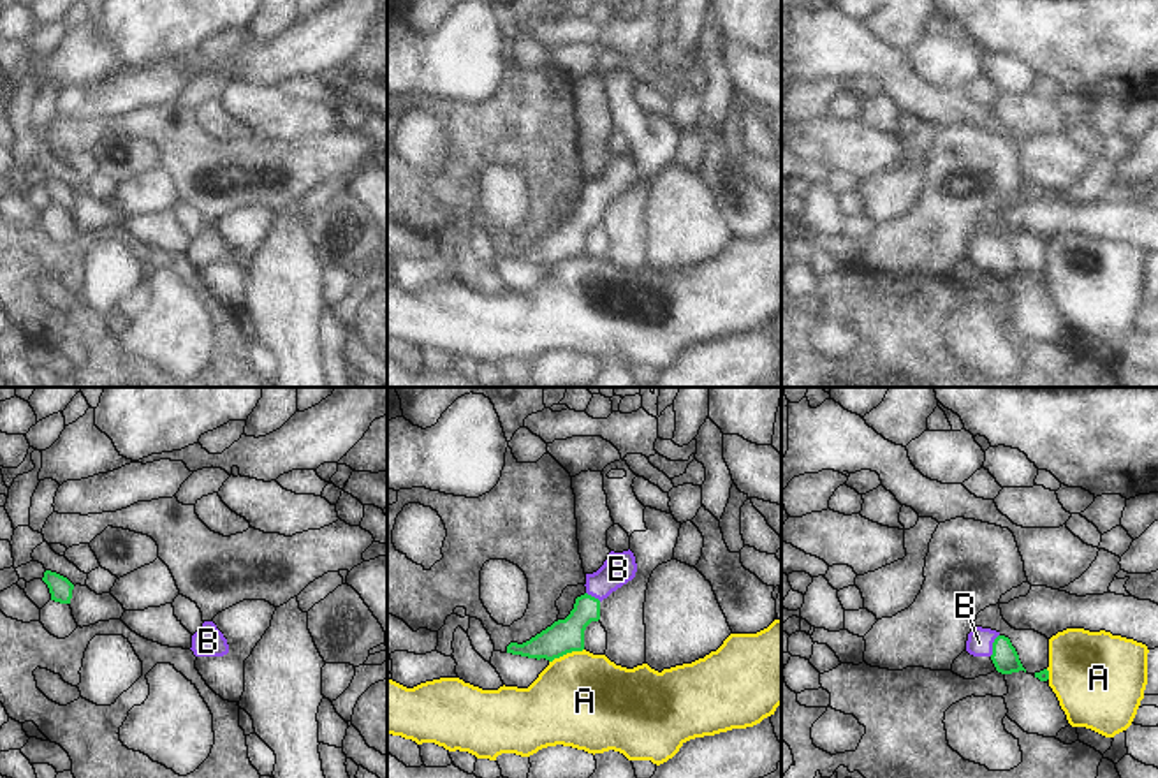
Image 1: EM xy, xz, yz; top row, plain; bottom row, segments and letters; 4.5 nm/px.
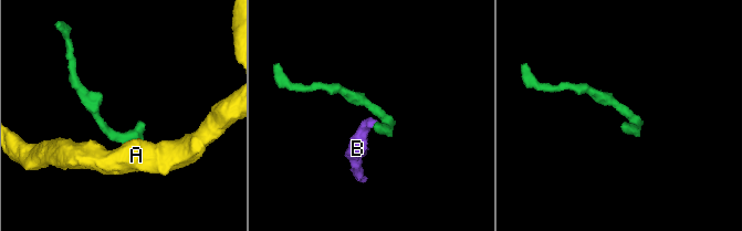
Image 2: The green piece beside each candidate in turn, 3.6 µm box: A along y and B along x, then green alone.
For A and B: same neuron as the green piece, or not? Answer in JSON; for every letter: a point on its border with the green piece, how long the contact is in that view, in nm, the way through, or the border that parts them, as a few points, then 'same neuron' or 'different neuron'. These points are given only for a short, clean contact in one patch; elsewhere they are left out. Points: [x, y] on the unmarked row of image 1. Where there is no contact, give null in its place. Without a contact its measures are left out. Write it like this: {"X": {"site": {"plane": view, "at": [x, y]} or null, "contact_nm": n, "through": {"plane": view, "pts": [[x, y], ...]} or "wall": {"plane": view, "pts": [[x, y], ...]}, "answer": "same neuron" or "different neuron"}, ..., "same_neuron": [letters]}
{"A": {"site": {"plane": "xz", "at": [565, 259]}, "contact_nm": 170, "wall": {"plane": "xz", "pts": [[583, 254], [567, 257], [549, 268]]}, "answer": "different neuron"}, "B": {"site": {"plane": "yz", "at": [993, 250]}, "contact_nm": 110, "through": {"plane": "yz", "pts": [[1005, 264], [993, 250], [979, 249]]}, "answer": "same neuron"}, "same_neuron": ["B"]}

